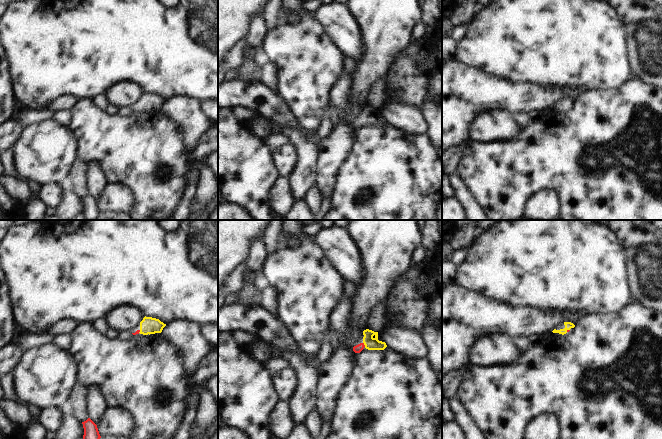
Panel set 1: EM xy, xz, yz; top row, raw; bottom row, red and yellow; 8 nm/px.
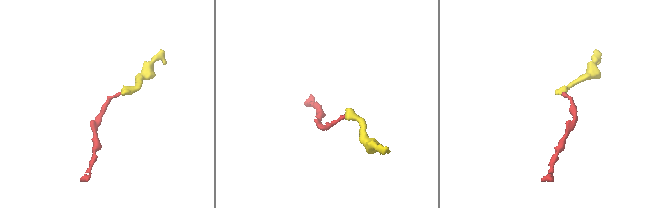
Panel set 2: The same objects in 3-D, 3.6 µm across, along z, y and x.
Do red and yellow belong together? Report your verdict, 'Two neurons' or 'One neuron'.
One neuron.

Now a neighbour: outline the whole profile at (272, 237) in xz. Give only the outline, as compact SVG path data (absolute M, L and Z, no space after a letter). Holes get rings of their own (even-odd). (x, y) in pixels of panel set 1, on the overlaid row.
M273 220L267 231L263 235L267 254L280 250L282 245L282 235L284 231L284 220Z

